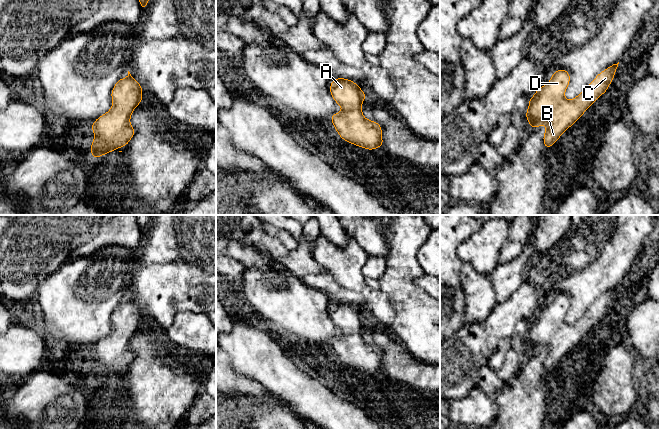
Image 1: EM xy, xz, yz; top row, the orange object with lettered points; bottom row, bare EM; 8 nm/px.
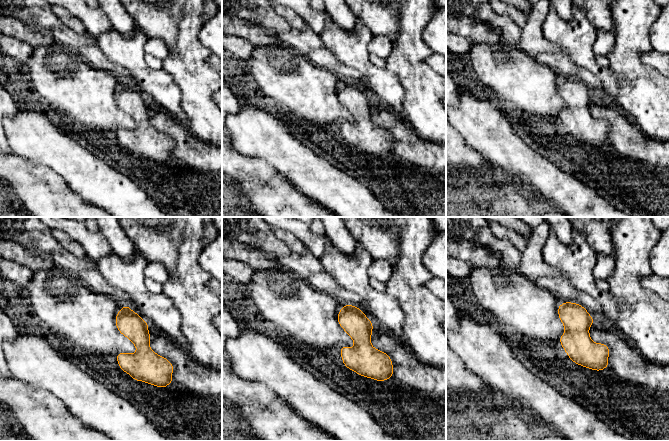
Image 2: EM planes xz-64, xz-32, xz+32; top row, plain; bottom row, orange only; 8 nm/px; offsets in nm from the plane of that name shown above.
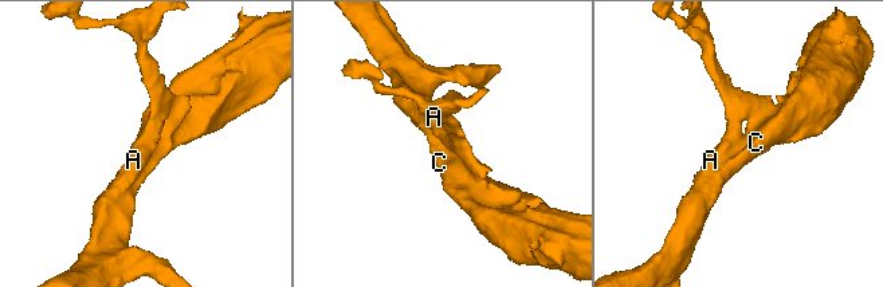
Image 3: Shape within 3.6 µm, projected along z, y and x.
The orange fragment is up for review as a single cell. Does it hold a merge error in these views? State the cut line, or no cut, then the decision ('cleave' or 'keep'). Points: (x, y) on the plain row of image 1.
cut none; keep

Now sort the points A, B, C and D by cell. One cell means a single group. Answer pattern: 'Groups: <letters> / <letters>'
Groups: A B C D

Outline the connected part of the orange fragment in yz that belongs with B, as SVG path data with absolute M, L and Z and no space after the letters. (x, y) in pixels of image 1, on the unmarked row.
M619 286L598 298L587 312L572 324L564 321L570 299L563 293L552 297L551 304L530 322L526 342L532 353L541 349L547 351L543 361L547 373L607 315L618 288Z

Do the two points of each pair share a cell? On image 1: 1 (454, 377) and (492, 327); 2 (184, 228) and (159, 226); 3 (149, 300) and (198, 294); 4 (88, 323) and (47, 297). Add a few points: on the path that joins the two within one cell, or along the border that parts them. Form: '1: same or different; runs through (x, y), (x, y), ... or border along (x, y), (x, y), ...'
1: same; runs through (454, 365), (480, 339)
2: different; border along (173, 225), (175, 239), (180, 250)
3: same; runs through (161, 294), (186, 294)
4: same; runs through (78, 313), (68, 303), (57, 300)

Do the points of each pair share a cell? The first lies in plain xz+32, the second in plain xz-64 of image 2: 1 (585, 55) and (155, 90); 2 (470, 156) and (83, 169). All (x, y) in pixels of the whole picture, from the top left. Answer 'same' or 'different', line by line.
1: same
2: different

